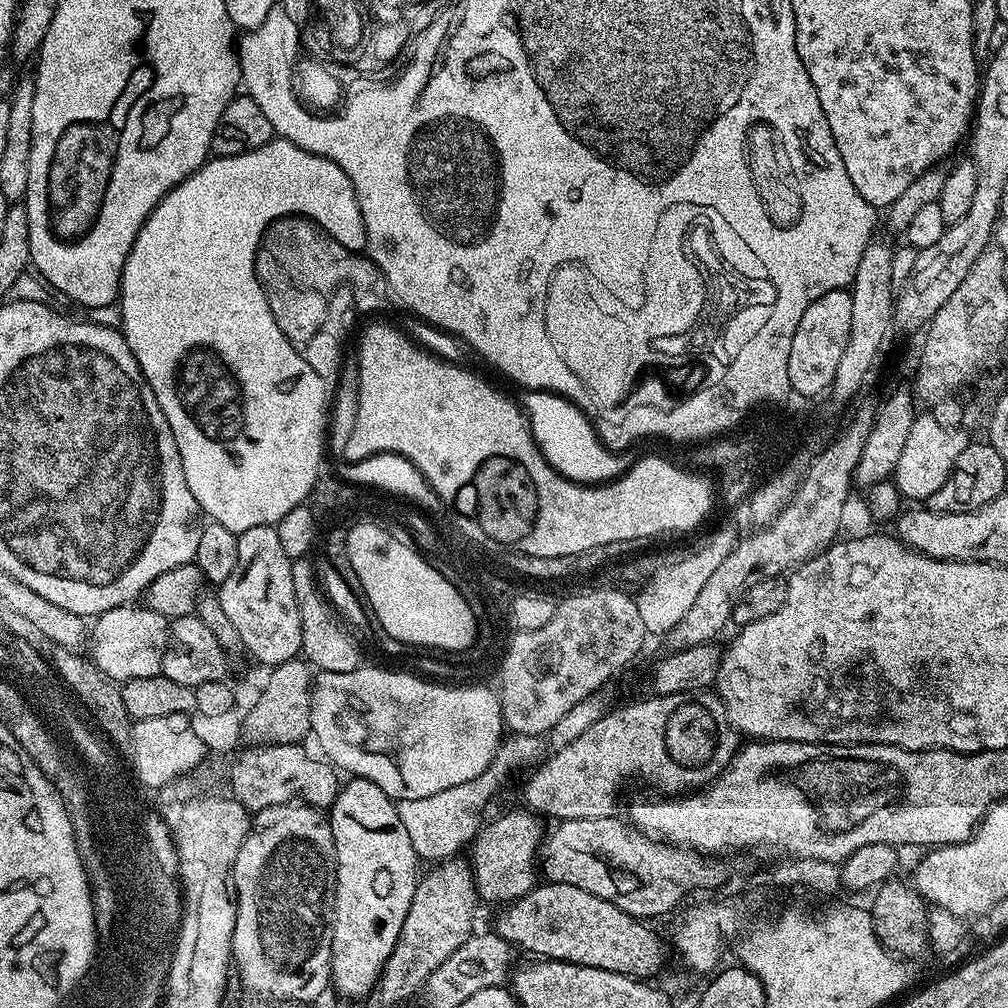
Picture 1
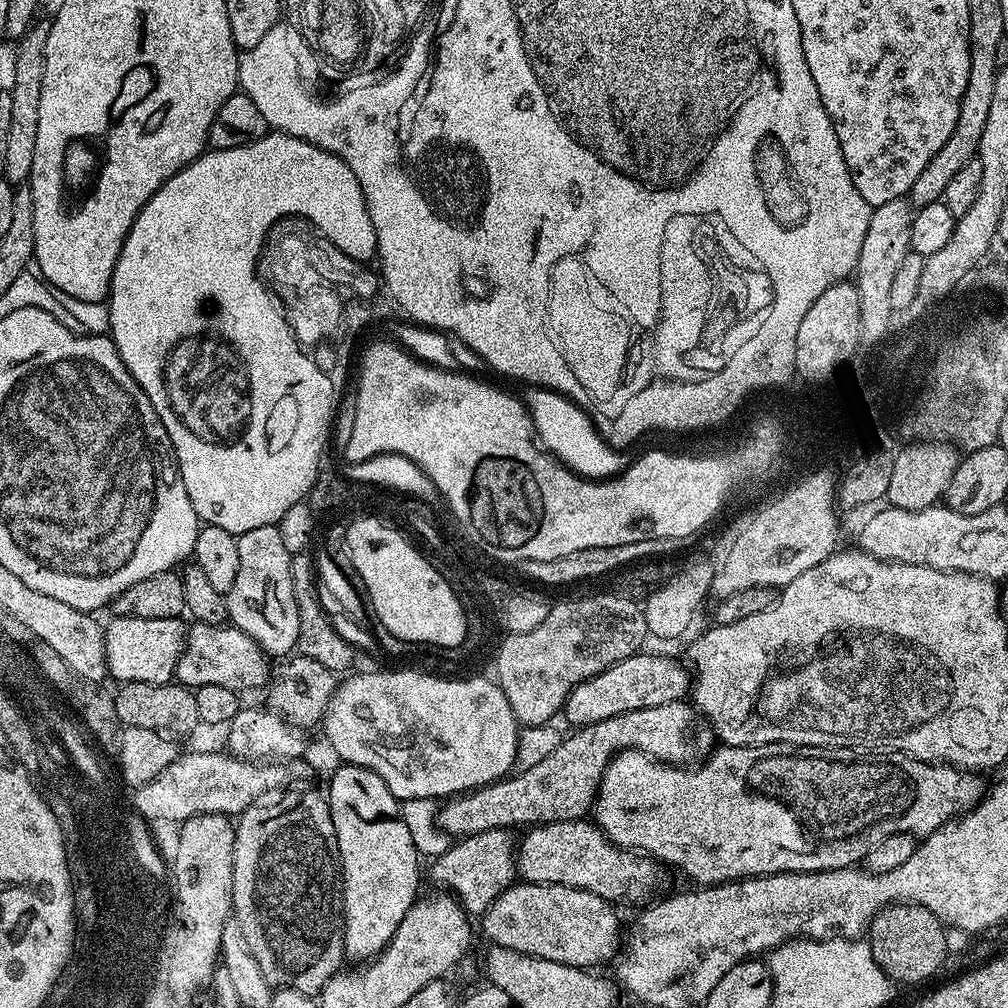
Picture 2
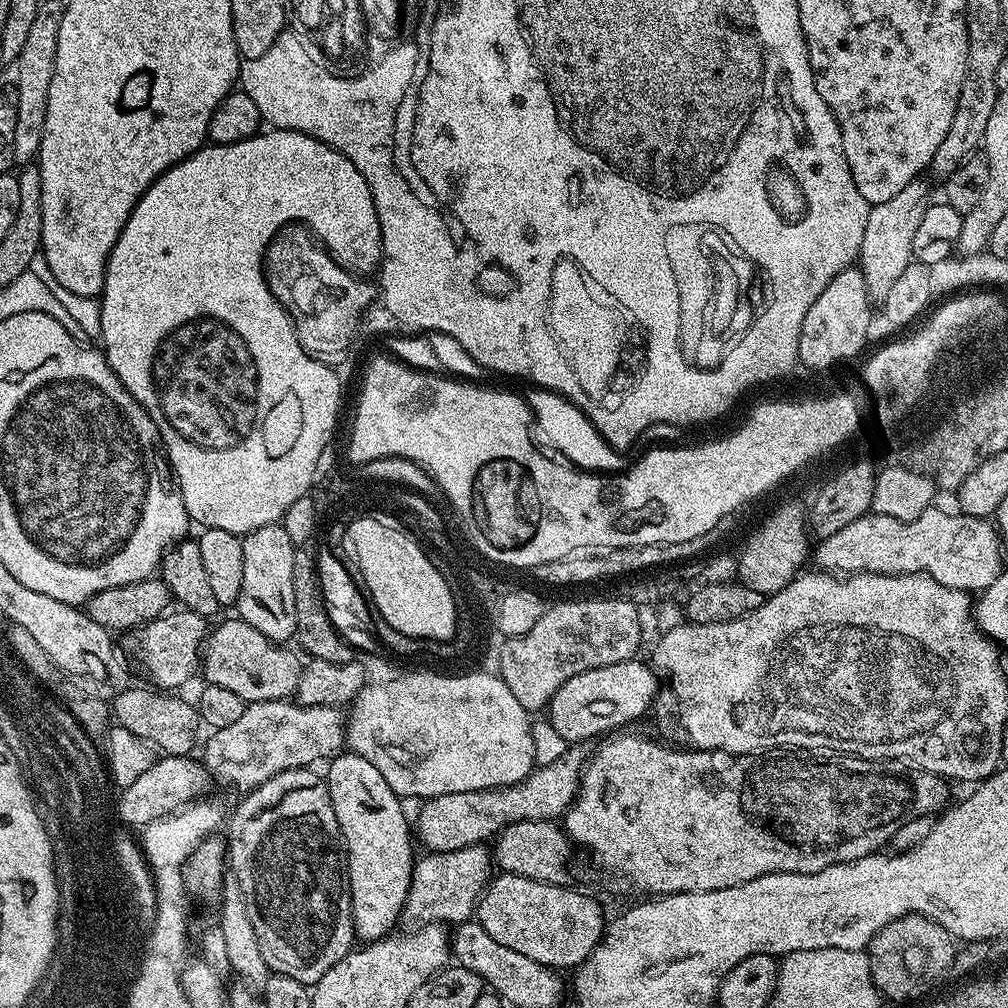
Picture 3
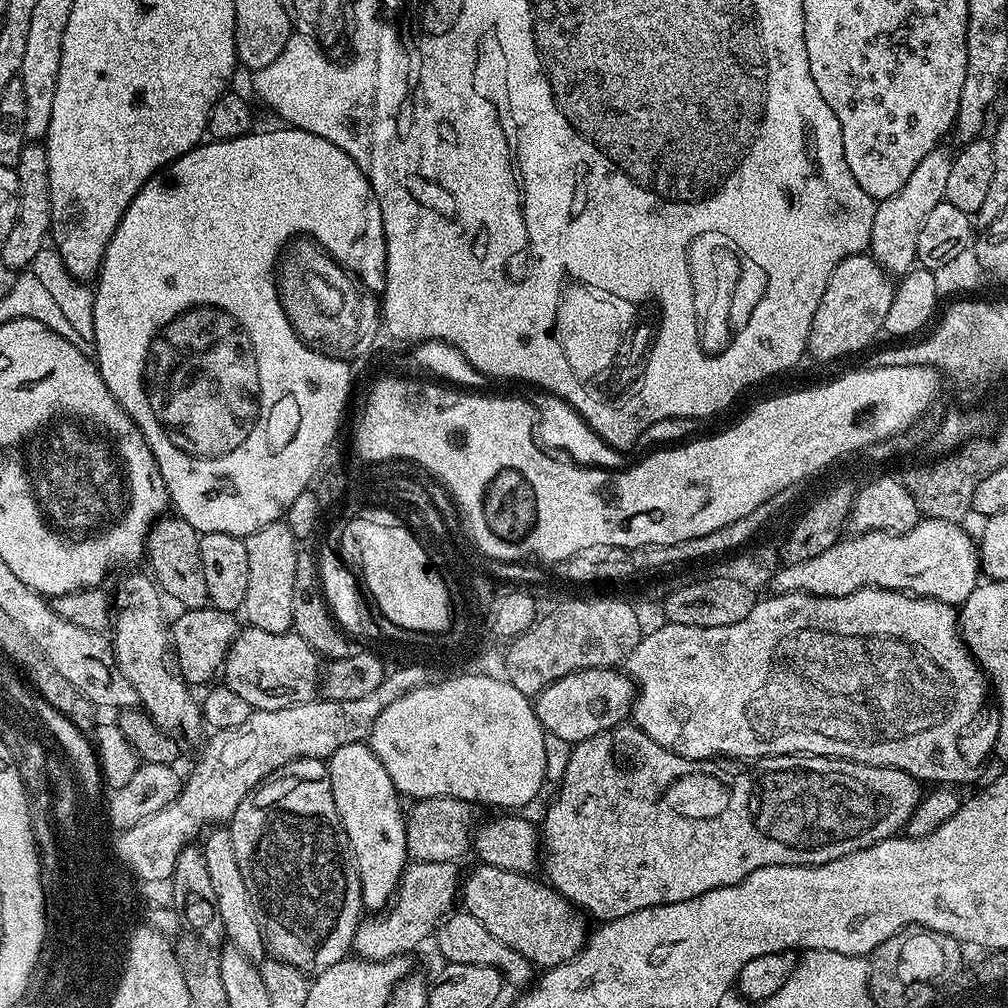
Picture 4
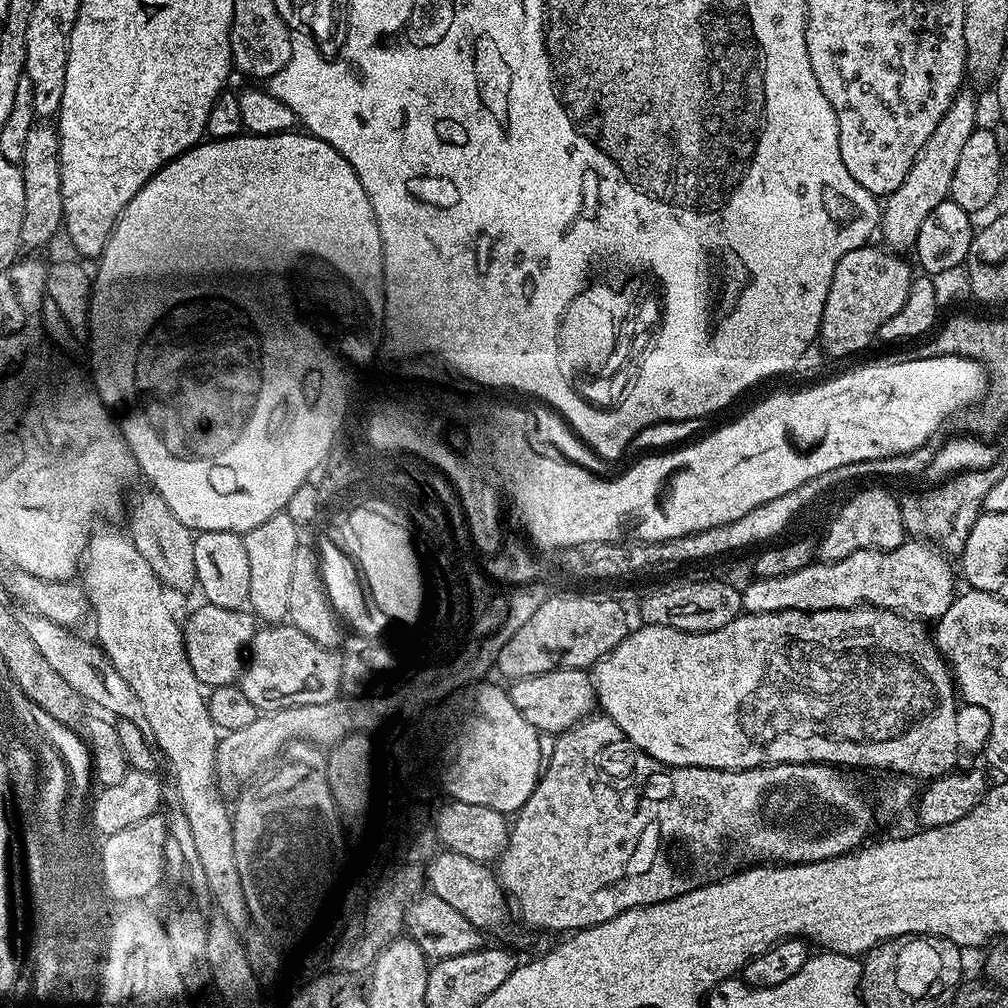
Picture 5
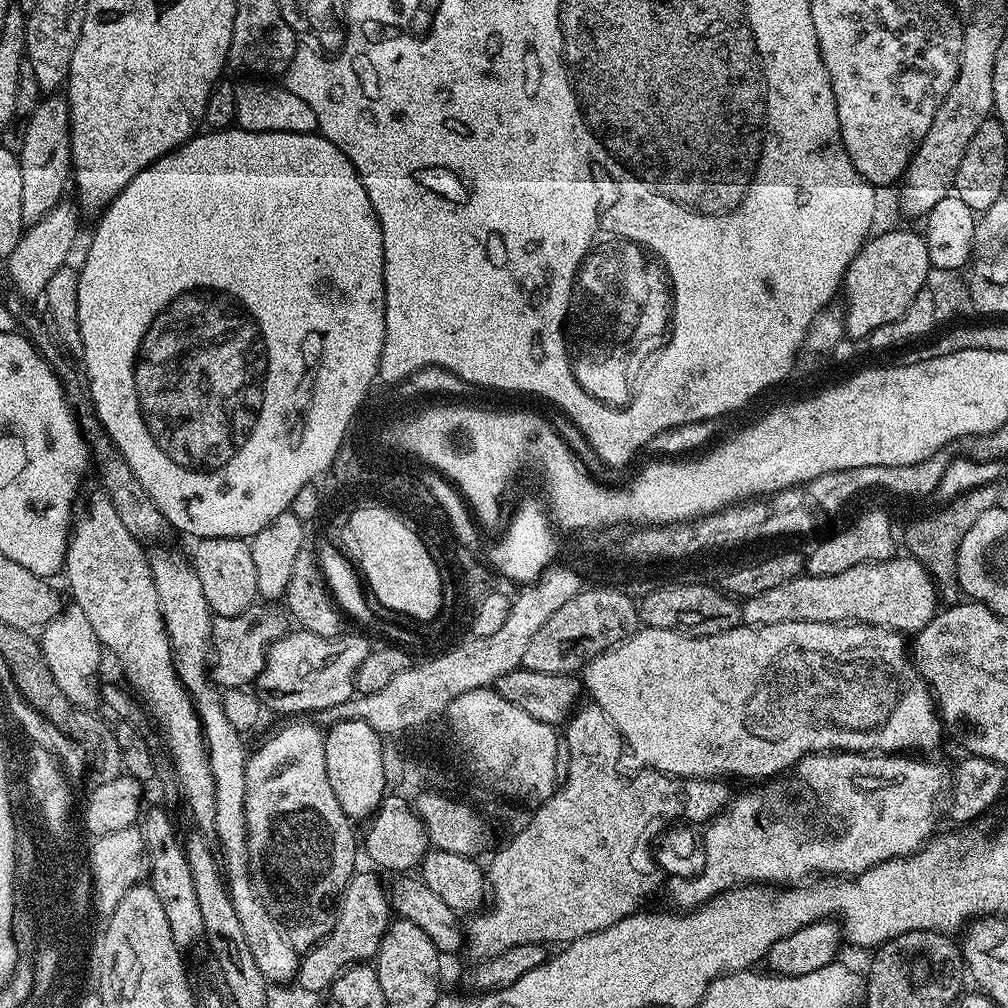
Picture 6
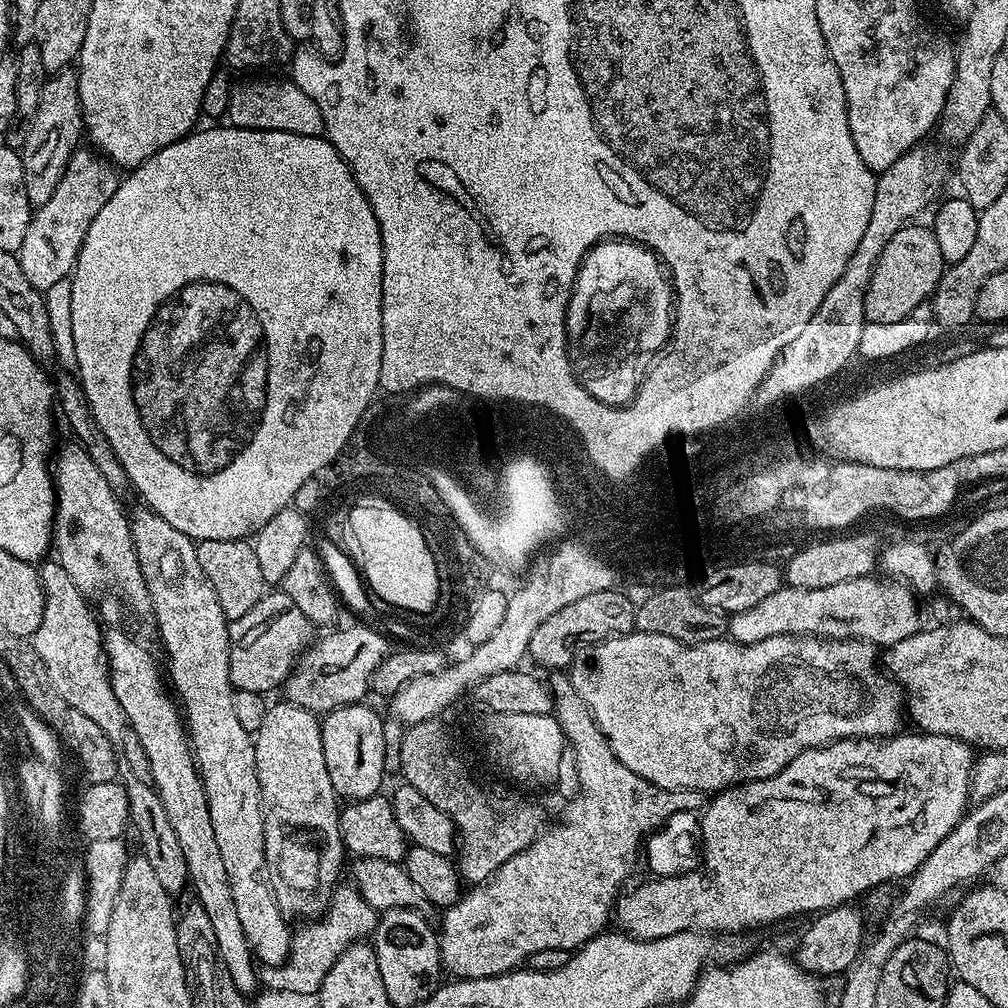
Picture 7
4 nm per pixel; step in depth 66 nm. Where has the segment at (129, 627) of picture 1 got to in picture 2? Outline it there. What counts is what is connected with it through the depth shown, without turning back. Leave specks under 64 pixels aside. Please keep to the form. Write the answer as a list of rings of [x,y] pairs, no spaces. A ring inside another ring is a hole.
[[[117,616],[110,620],[104,628],[104,645],[111,679],[116,679],[116,682],[166,684],[175,677],[186,635],[183,619]]]

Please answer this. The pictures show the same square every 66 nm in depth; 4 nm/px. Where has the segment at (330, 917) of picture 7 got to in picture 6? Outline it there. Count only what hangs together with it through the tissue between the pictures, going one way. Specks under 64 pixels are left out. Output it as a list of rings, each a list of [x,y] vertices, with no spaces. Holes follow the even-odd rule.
[[[360,870],[352,875],[348,885],[340,893],[340,906],[336,914],[336,923],[332,925],[330,931],[325,935],[329,936],[321,944],[314,945],[308,953],[306,951],[303,953],[298,977],[298,987],[302,990],[310,990],[321,994],[327,993],[332,983],[344,973],[345,968],[351,968],[357,962],[371,961],[375,957],[376,951],[380,949],[384,931],[387,930],[390,923],[390,896],[385,885],[384,888],[380,885],[379,878],[375,876],[377,873],[372,872]]]

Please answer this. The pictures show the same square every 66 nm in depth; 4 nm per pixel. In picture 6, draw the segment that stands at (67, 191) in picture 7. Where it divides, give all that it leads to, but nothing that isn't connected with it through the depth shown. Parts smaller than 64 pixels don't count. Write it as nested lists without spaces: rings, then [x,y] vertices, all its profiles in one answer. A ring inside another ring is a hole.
[[[68,203],[56,204],[54,210],[50,210],[36,224],[31,225],[8,255],[6,261],[8,276],[12,279],[13,286],[17,288],[13,289],[25,301],[36,300],[39,296],[41,299],[48,291],[50,278],[54,278],[54,274],[58,274],[58,270],[69,263],[68,255],[71,254],[72,247],[76,244],[76,235],[80,232],[81,213],[75,203],[73,205]]]

